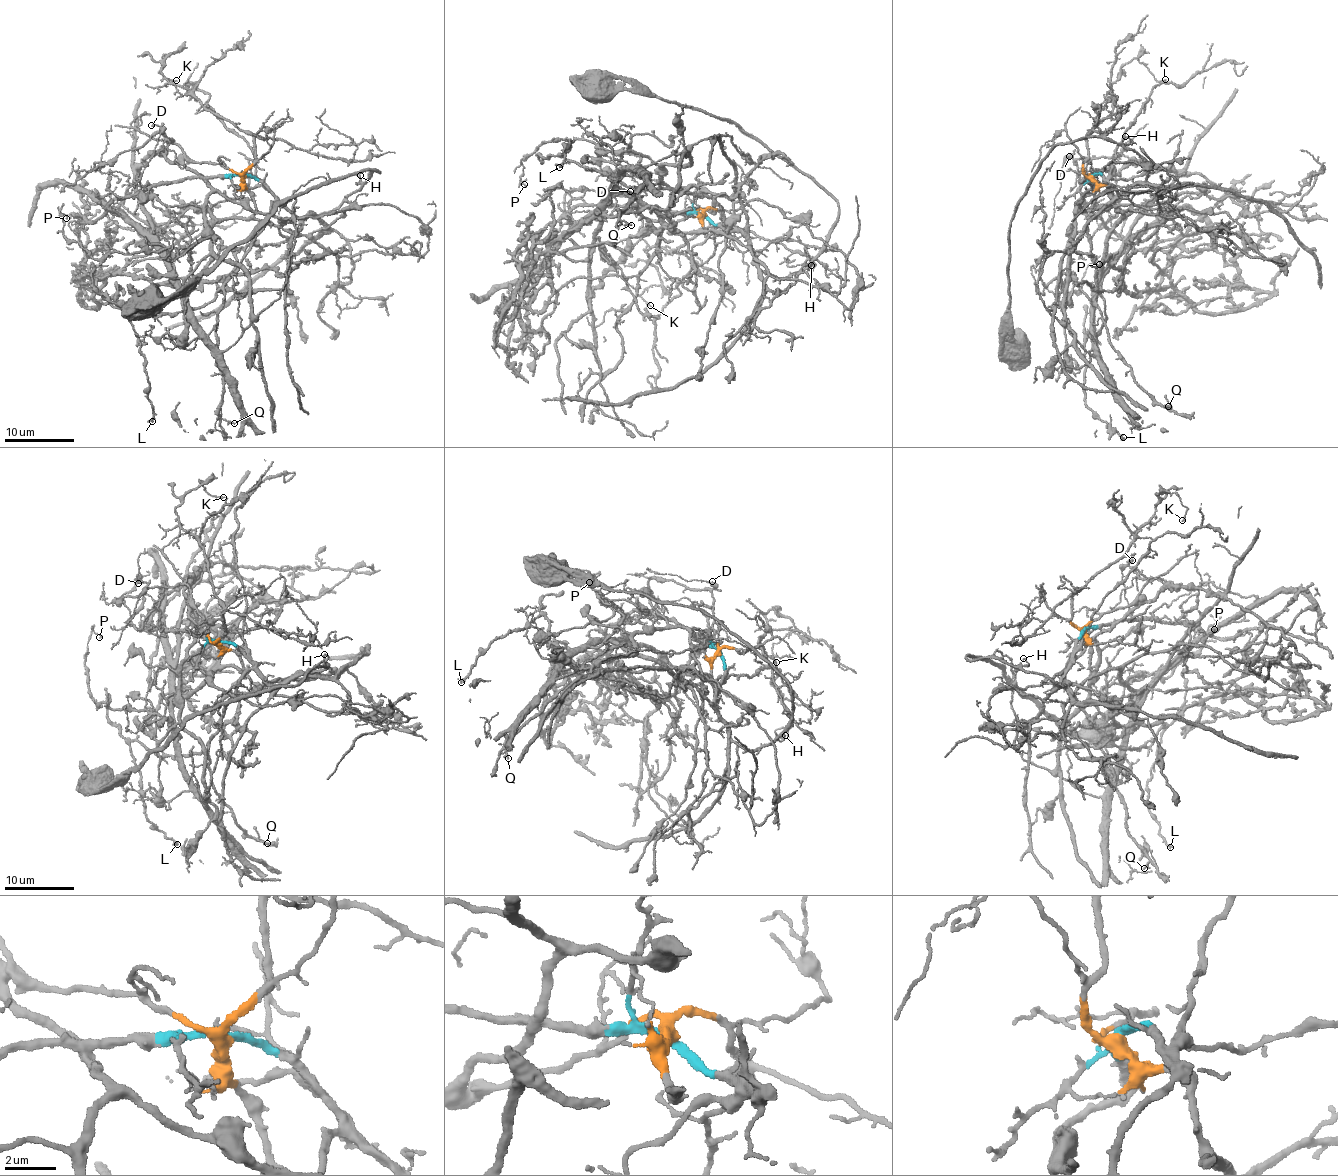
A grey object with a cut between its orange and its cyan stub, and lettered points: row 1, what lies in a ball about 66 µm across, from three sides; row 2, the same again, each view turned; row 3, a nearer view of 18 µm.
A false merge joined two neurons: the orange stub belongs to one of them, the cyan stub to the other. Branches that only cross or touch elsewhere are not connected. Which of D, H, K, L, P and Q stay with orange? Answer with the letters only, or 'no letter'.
D, K, P

